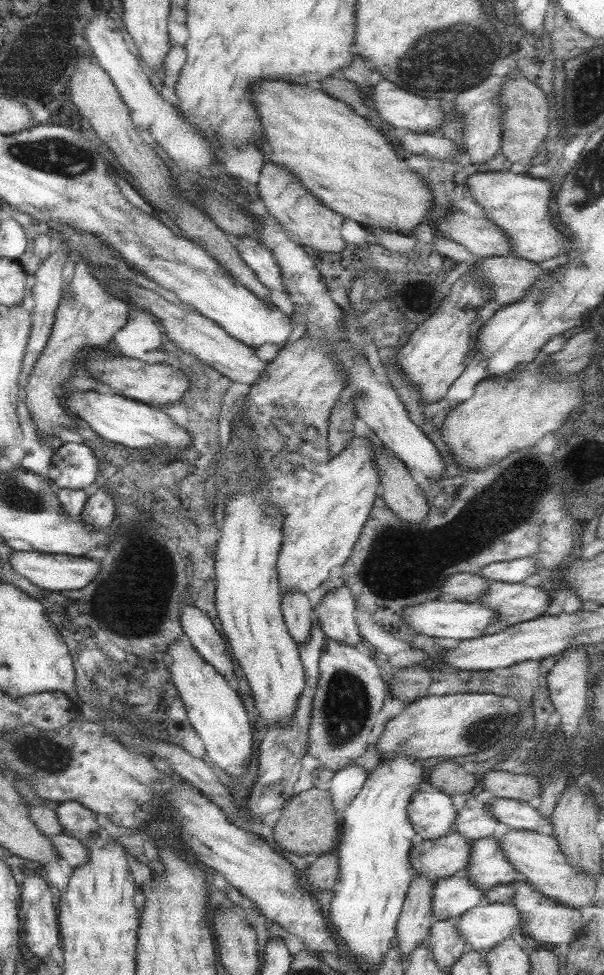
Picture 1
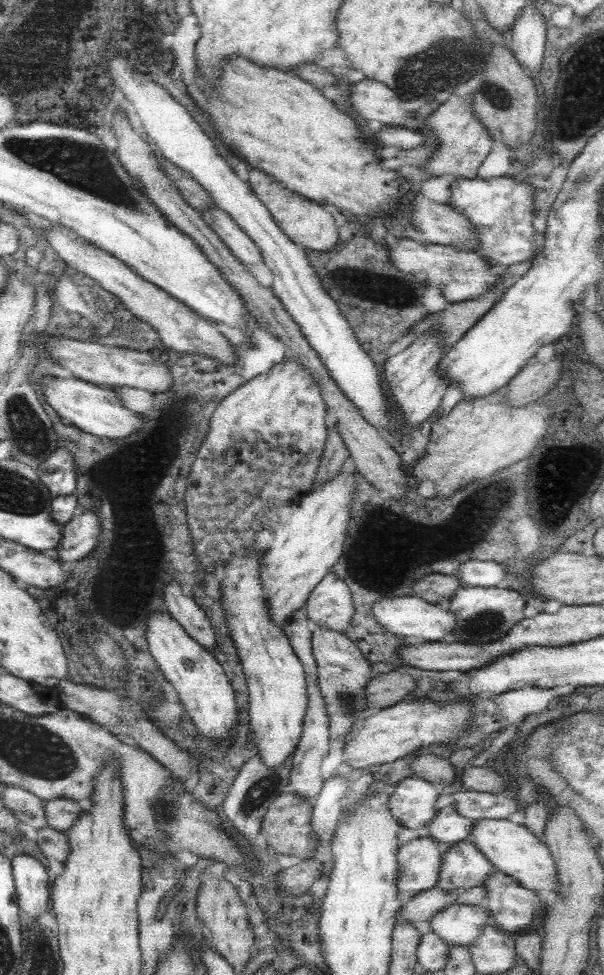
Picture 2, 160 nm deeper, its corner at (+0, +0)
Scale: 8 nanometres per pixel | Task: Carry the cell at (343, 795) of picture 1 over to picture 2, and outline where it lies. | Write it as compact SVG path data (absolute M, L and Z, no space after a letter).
M325 778L312 804L310 827L315 835L315 852L312 859L321 862L321 882L327 882L331 873L330 843L340 821L340 798L346 789L347 778Z

